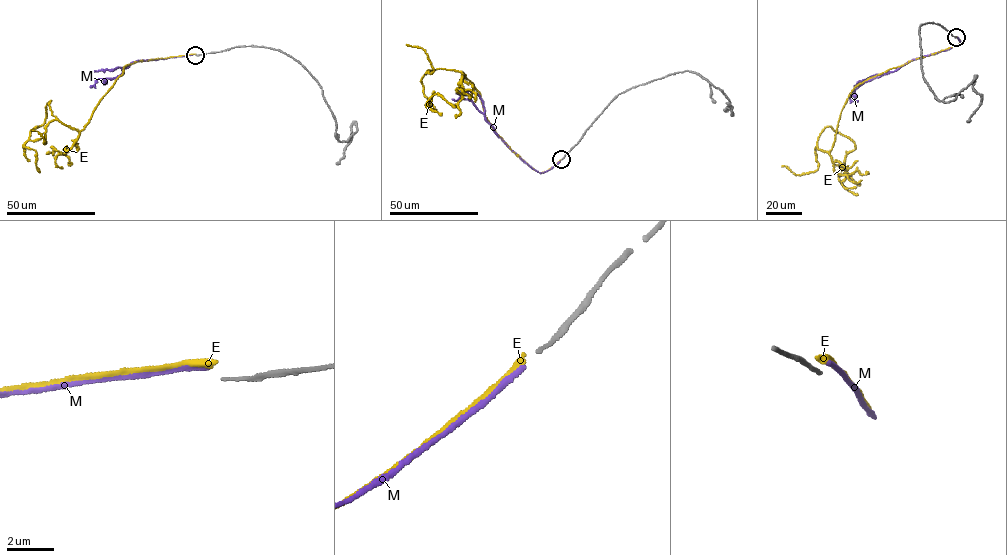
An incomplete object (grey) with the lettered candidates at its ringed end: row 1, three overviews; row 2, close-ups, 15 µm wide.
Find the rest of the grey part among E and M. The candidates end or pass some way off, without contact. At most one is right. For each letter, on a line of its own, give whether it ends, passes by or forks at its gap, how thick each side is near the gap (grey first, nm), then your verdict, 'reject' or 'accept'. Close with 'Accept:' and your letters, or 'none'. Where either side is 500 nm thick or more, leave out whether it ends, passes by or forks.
E: it ends | 130/320 nm | reject
M: it ends | 130/200 nm | reject
Accept: none

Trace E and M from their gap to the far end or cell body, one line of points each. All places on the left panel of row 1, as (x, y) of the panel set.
E: (195, 54), (126, 65), (80, 131), (52, 115), (50, 101), (44, 123), (25, 144), (36, 152), (39, 172)
M: (194, 54), (136, 61), (122, 68), (119, 76), (98, 79), (90, 87)

